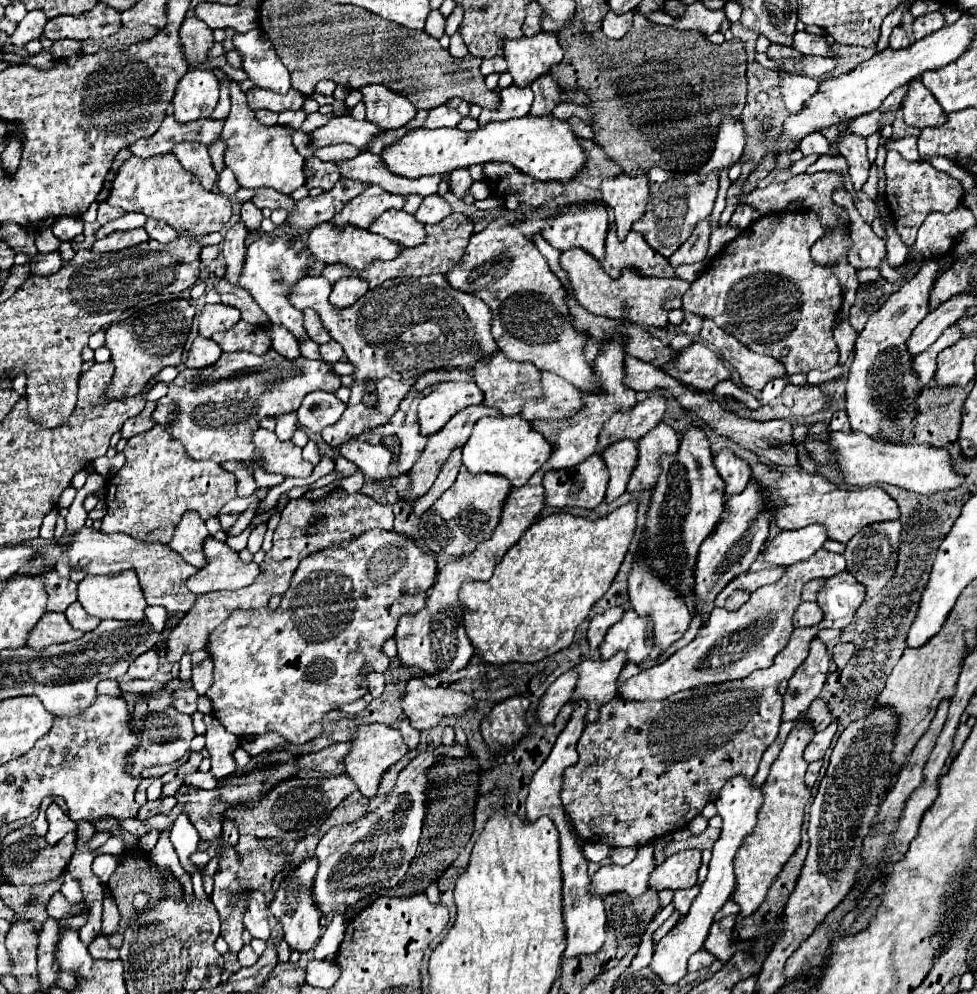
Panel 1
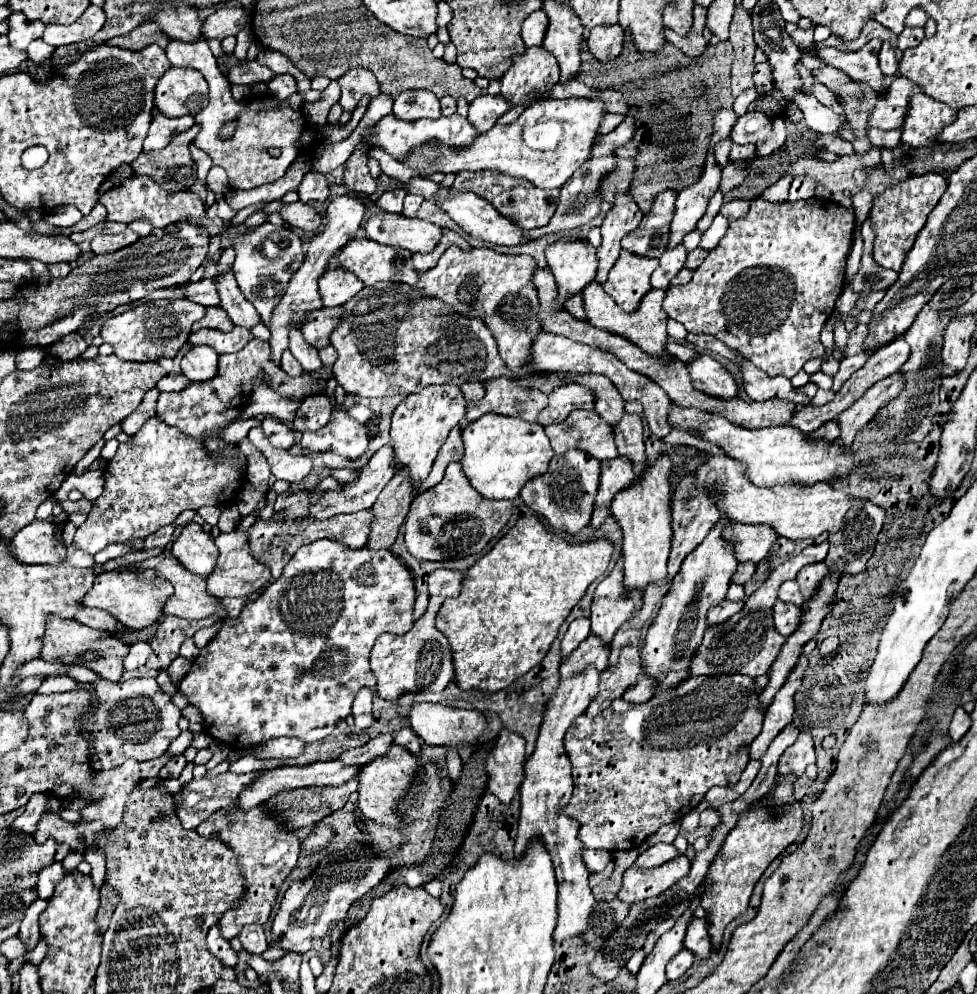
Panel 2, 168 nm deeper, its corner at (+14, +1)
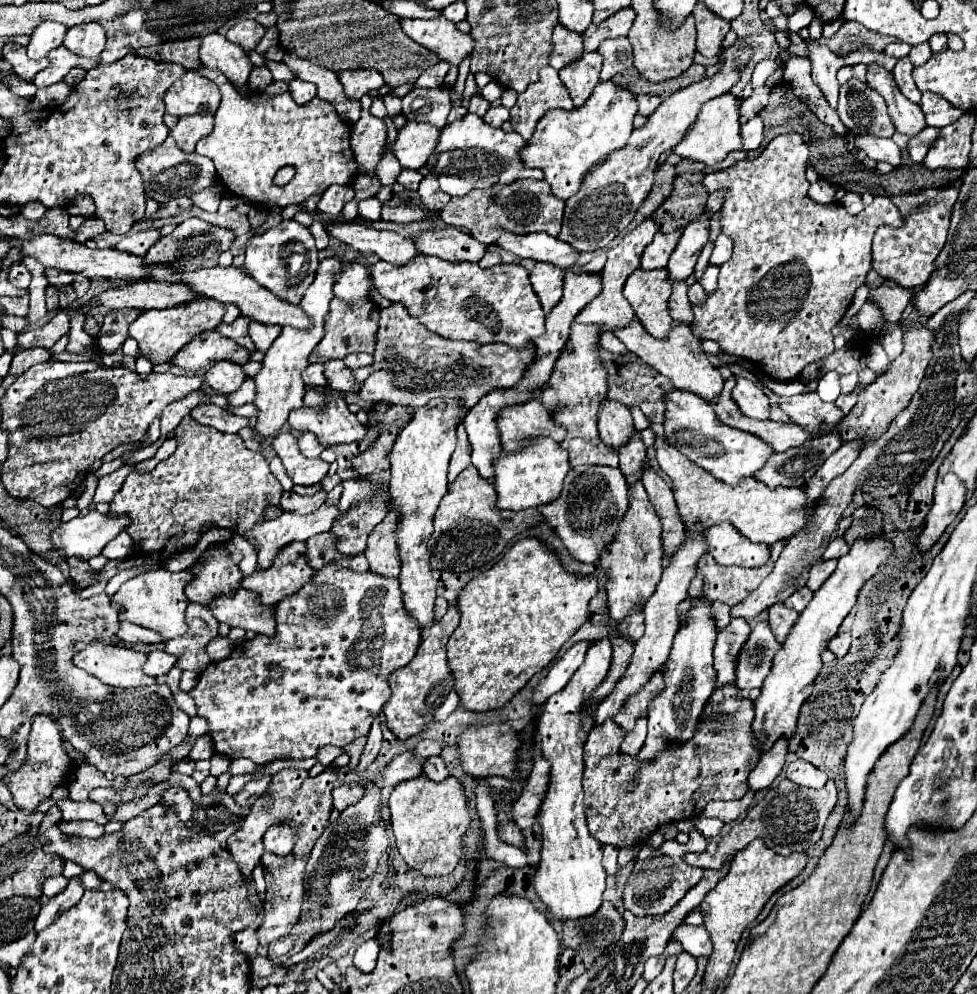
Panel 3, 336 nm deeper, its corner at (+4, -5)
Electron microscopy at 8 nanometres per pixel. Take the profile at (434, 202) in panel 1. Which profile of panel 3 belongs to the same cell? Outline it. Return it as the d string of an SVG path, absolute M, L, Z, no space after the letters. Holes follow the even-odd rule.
M428 174L420 182L420 190L418 192L420 192L420 198L424 200L424 204L430 206L430 208L434 208L434 210L440 210L450 200L450 196L440 190L438 178L434 178L434 174Z

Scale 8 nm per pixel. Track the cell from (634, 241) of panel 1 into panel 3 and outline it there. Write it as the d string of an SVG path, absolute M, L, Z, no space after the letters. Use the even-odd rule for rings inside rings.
M636 270L624 286L624 296L630 302L630 306L634 308L638 320L642 322L642 326L654 336L654 338L668 338L670 330L672 330L672 316L668 314L668 298L672 294L672 284L666 278L666 270Z

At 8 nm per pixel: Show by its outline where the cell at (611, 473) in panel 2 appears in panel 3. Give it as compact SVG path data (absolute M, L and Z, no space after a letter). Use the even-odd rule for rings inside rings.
M636 482L630 488L630 510L622 520L622 530L616 540L610 544L610 552L600 558L600 566L606 568L606 592L610 618L622 622L624 616L636 604L644 604L654 592L662 576L662 540L660 540L660 522L654 514L652 502L646 496L642 482Z

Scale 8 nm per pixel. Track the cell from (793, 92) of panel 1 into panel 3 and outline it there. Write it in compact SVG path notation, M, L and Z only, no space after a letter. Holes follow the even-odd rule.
M848 130L846 142L850 142L858 152L864 152L866 156L870 156L878 162L888 162L892 166L902 164L902 150L890 138L866 138L866 136L850 134L850 130Z

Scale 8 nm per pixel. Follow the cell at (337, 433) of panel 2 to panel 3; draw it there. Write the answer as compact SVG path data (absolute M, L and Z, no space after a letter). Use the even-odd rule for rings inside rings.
M328 390L326 404L322 408L302 406L290 412L288 424L298 432L314 432L326 446L358 442L366 434L366 426L362 426L352 414L340 394Z

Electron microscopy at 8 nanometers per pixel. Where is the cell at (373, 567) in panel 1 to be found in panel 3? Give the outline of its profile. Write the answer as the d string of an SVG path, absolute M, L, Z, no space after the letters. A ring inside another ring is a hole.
M326 566L326 570L318 570L318 574L314 574L314 582L310 582L310 586L306 586L306 590L300 590L298 594L294 594L294 598L286 598L286 602L280 602L276 606L276 622L278 622L278 632L274 638L268 638L264 634L256 634L252 640L240 642L236 644L232 656L228 656L226 660L220 662L212 662L202 674L198 684L188 692L198 708L198 716L208 720L208 736L212 738L214 744L214 752L216 754L224 754L228 758L248 758L258 766L270 764L274 760L284 760L284 758L294 758L294 760L304 760L304 758L314 758L316 752L328 744L332 746L346 746L350 744L354 738L358 736L366 736L372 720L382 712L384 704L390 700L390 684L388 684L388 676L398 670L404 668L416 654L418 646L420 646L420 630L418 630L418 622L414 622L410 618L410 614L406 614L404 606L402 606L402 596L400 596L400 586L396 578L382 578L378 574L354 574L352 570L338 570L336 566Z

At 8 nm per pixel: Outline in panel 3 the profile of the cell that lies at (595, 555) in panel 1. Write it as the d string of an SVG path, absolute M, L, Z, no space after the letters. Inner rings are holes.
M536 538L518 540L498 564L472 578L456 598L460 626L448 642L448 668L454 676L454 690L460 696L464 710L488 712L502 708L518 690L522 690L534 674L554 660L562 644L586 622L588 602L596 590L596 576L574 578L566 574L558 556Z

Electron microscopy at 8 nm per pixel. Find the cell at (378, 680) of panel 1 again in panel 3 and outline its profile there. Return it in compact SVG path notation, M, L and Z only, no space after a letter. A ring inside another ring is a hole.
M380 718L374 720L370 734L368 734L368 744L362 752L360 764L356 768L356 772L360 774L360 784L364 786L364 796L358 804L346 808L346 812L340 814L340 818L332 818L326 824L324 834L318 838L310 860L306 864L306 874L304 874L304 900L302 900L302 910L300 910L300 918L296 922L296 926L282 938L278 938L278 942L270 944L270 956L282 956L288 952L300 952L302 948L306 948L316 936L330 932L344 916L348 916L350 912L356 910L358 902L364 898L378 862L382 858L382 854L388 850L390 846L390 838L386 834L386 824L382 820L382 804L380 804L380 788L376 788L372 782L368 782L368 778L364 776L364 770L374 762L374 758L378 756L382 744L382 724Z

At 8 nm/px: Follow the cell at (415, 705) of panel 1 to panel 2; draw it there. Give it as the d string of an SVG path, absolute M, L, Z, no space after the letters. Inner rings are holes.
M416 702L412 704L408 712L408 724L412 732L422 738L426 744L442 744L442 746L462 746L468 742L474 742L482 730L486 728L486 718L478 710L460 710L460 708L450 708L444 704L434 704L434 702Z

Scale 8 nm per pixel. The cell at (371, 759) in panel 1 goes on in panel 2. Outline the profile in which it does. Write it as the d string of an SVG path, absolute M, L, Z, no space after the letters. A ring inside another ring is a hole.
M390 744L388 754L374 758L372 762L364 764L358 774L358 808L366 818L372 818L376 822L384 822L390 826L402 826L402 822L394 816L394 806L398 804L400 796L408 790L416 770L420 768L420 762L404 748L398 744Z

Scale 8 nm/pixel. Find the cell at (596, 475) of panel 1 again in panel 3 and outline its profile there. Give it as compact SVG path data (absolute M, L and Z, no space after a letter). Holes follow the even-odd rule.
M576 466L570 470L564 482L564 490L558 502L540 506L538 512L550 524L550 528L564 542L572 558L580 562L596 562L614 542L620 530L620 522L628 510L628 486L618 468L606 466Z

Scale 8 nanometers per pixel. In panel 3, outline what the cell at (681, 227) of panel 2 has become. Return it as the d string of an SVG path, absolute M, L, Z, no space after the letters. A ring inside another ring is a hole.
M704 212L702 218L696 218L694 222L690 222L686 226L686 230L682 232L682 238L666 266L670 282L686 280L694 272L698 256L700 256L704 244L708 242L708 224L710 224L710 218Z

